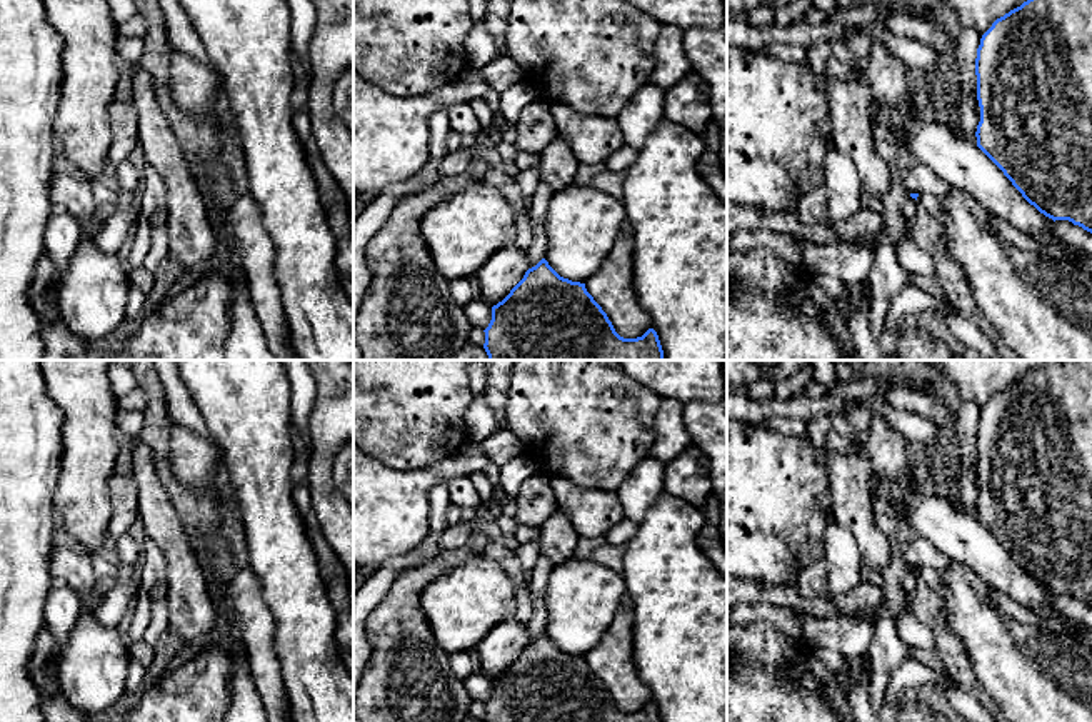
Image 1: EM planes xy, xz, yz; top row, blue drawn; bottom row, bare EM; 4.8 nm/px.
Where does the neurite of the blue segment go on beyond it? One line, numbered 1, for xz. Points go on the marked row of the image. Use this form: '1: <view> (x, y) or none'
1: none

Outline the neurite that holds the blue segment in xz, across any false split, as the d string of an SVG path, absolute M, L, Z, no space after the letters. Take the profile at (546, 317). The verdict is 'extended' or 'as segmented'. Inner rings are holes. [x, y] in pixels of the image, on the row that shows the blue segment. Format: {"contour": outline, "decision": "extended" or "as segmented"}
{"contour": "M545 258L492 307L492 320L483 332L488 360L664 360L654 328L637 338L620 337L585 283L560 277Z", "decision": "as segmented"}

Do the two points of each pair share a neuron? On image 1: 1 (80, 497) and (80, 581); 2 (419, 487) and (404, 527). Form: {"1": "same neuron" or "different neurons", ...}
{"1": "different neurons", "2": "same neuron"}

